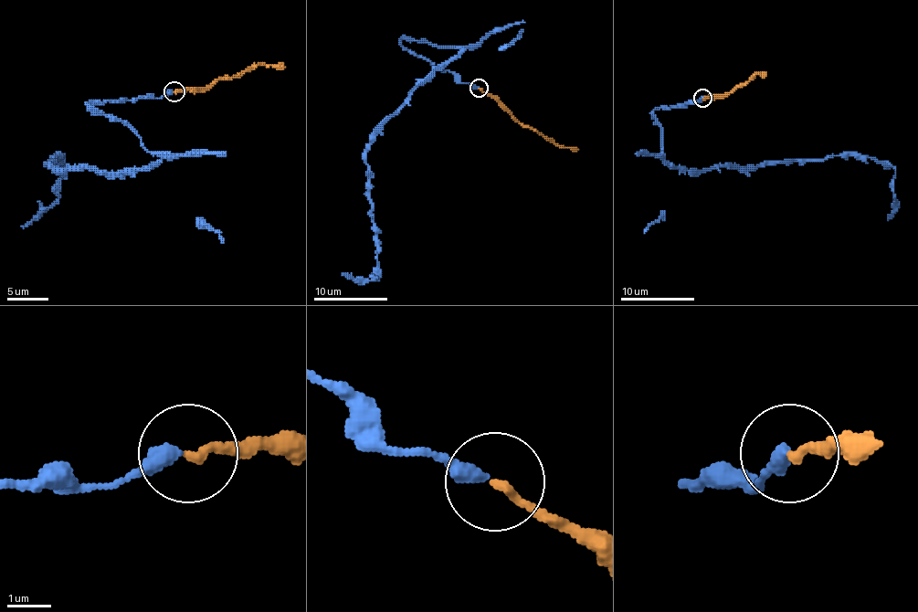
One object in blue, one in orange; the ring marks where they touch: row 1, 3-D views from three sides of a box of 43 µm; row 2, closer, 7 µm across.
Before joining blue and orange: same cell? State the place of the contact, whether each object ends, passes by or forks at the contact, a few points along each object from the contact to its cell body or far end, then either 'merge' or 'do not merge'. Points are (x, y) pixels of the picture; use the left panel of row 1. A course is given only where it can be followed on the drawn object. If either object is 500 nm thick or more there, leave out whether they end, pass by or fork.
(174, 91) | blue ends | orange ends | blue via (174, 91), (87, 104), (116, 117), (162, 158), (120, 173), (47, 163), (56, 155), (58, 197), (21, 226) | orange via (174, 91), (208, 89), (219, 79), (237, 78), (260, 65), (285, 67) | merge

